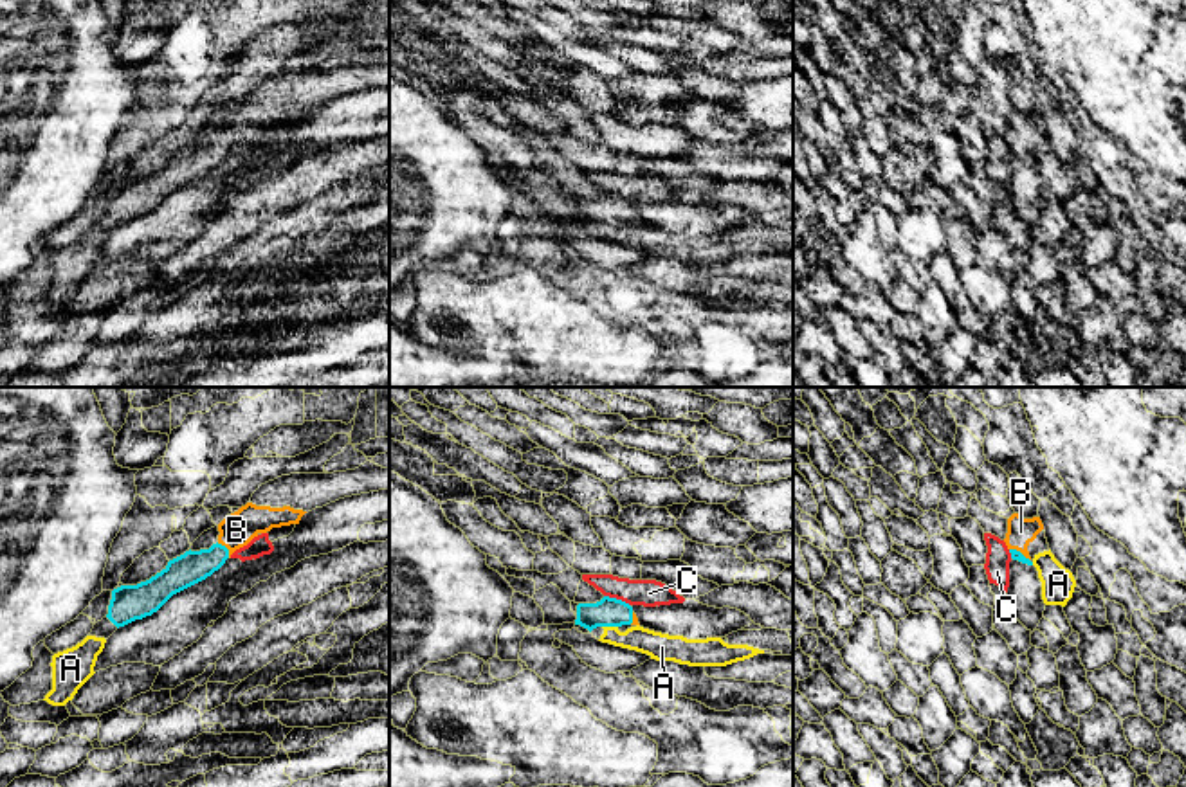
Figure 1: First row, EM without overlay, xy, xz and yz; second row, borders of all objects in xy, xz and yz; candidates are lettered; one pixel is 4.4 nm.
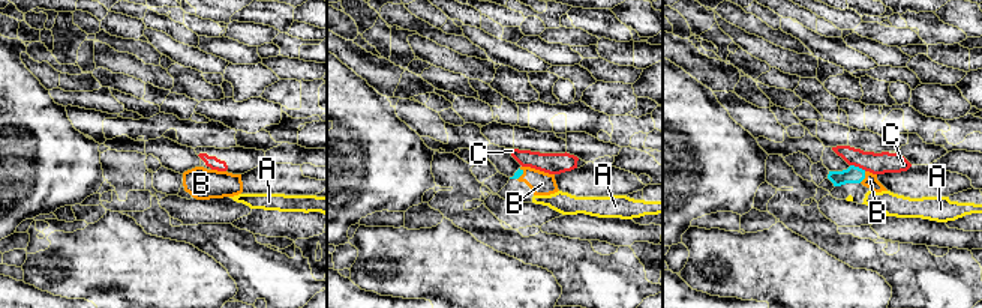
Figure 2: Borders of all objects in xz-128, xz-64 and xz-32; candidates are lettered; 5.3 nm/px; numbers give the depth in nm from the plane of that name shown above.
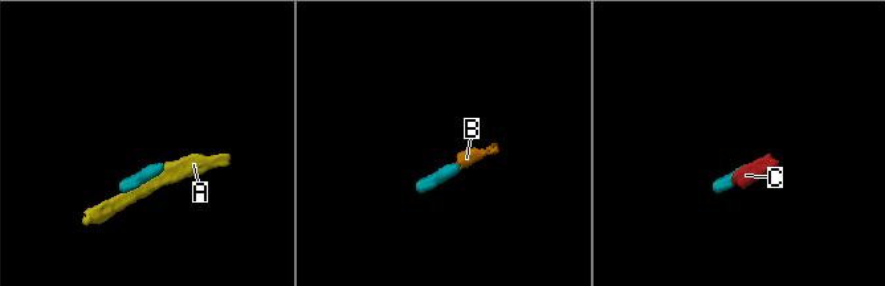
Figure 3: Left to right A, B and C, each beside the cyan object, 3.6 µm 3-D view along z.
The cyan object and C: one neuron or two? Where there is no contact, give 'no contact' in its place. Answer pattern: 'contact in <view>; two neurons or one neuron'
contact in xz; two neurons

